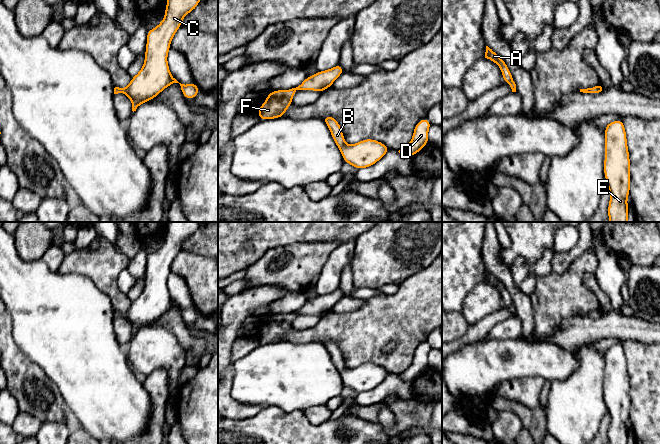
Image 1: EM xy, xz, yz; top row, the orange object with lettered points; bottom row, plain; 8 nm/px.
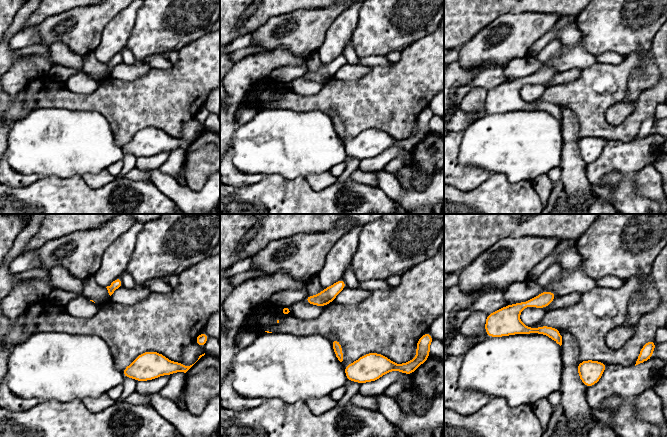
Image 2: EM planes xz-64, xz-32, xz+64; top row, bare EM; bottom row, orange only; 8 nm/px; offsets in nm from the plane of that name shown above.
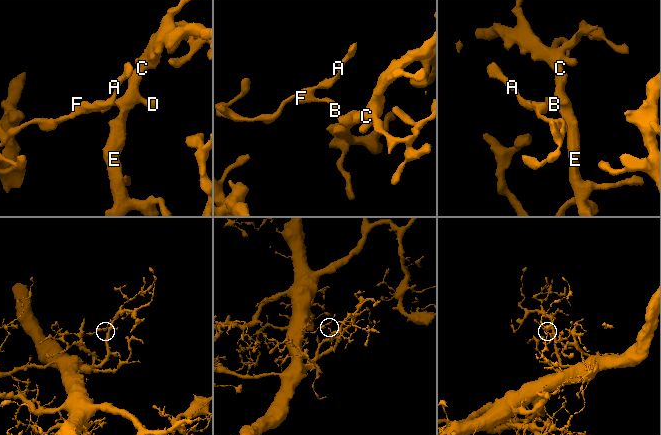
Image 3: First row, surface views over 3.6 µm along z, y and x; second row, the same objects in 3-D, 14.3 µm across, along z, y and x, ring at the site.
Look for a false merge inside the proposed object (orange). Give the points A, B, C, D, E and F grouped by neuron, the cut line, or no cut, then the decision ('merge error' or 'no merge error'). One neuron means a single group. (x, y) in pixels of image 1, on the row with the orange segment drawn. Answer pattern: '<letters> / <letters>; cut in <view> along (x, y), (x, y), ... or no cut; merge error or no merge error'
A B C D E F; no cut; no merge error

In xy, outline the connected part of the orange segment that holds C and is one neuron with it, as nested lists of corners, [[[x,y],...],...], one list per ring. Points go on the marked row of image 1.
[[[167,0],[165,17],[155,28],[147,31],[145,62],[140,72],[132,77],[126,88],[114,88],[114,94],[123,93],[132,101],[132,111],[154,99],[173,83],[179,83],[170,73],[167,55],[182,19],[193,11],[200,0]]]

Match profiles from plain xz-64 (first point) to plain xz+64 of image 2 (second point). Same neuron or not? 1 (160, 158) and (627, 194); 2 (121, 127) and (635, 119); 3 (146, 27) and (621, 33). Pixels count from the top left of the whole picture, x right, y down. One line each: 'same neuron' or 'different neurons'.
1: same neuron
2: same neuron
3: same neuron

